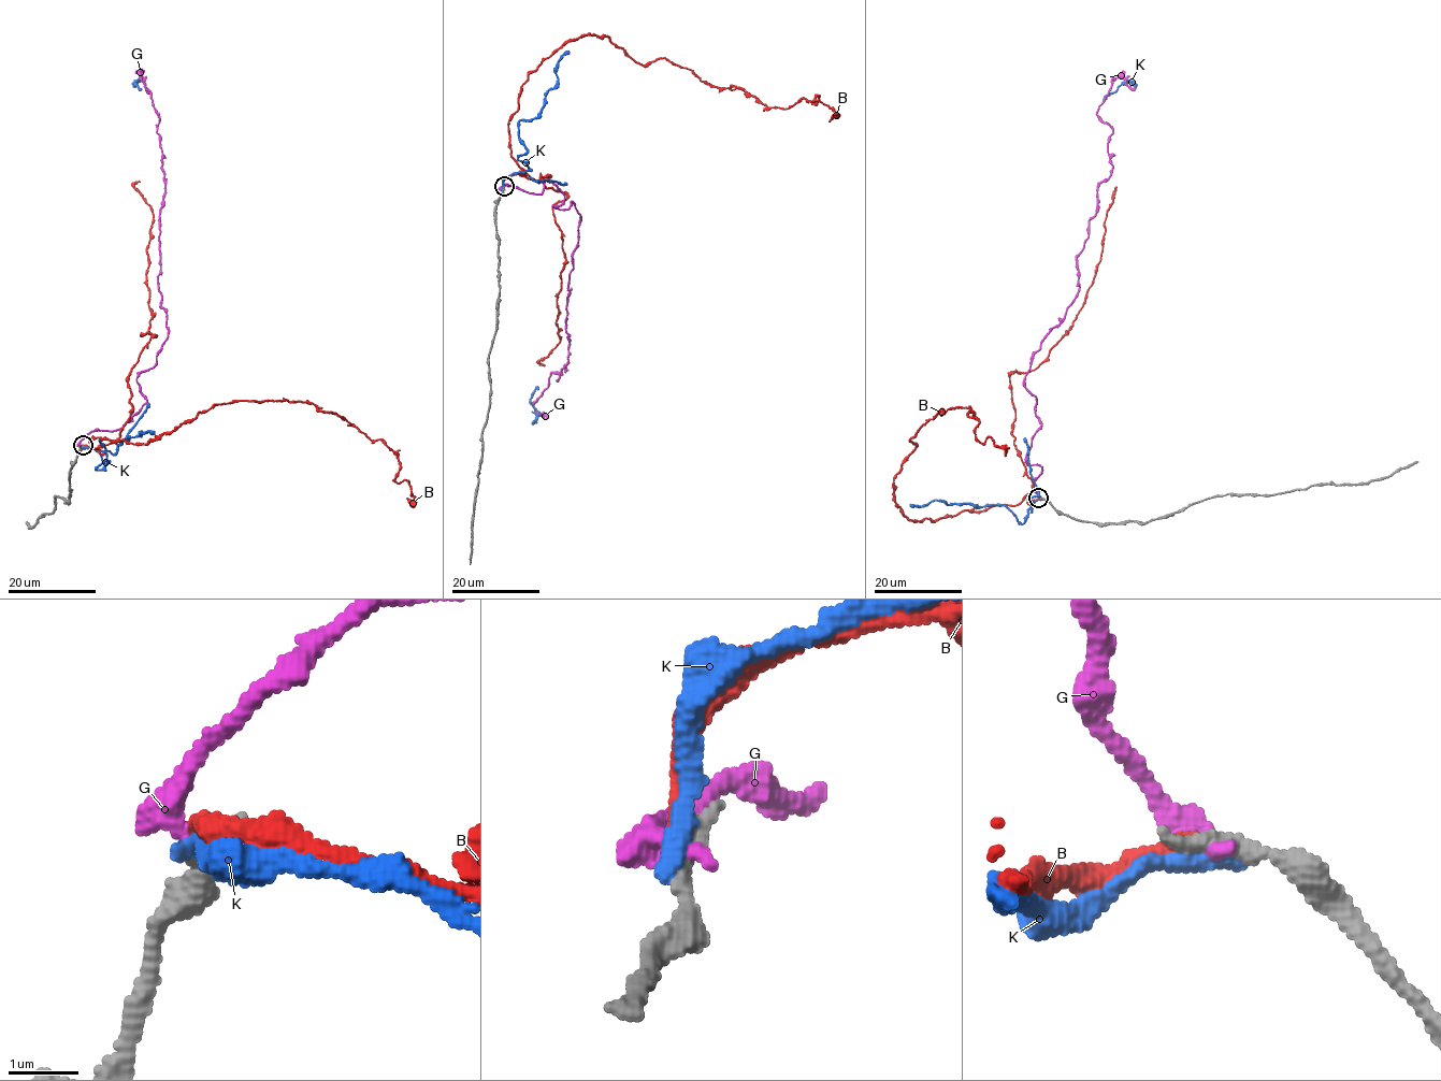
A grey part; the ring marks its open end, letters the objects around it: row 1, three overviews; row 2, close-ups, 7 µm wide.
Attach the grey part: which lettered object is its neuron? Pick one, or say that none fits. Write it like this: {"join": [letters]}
{"join": []}

